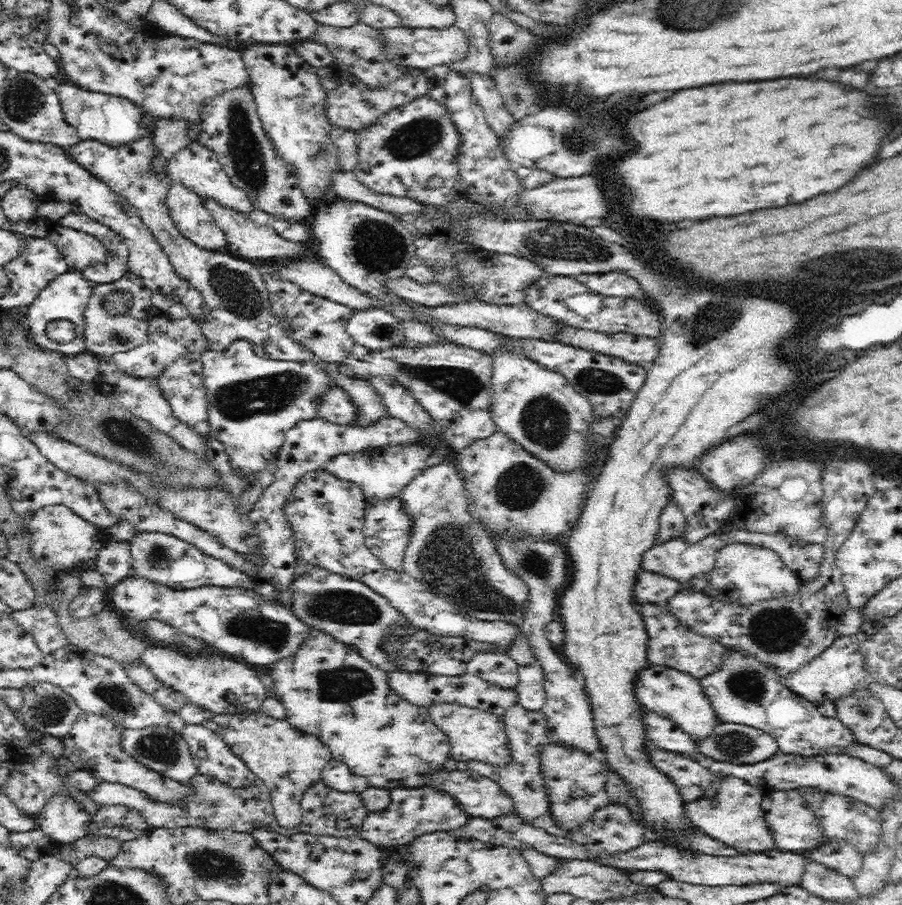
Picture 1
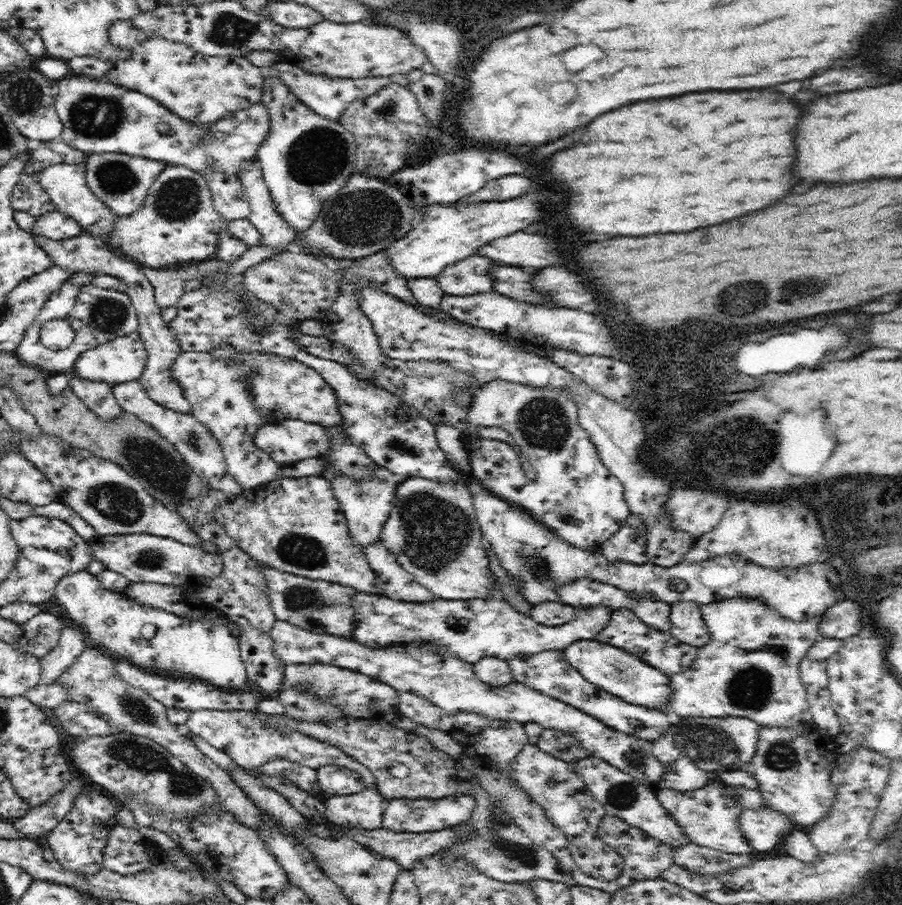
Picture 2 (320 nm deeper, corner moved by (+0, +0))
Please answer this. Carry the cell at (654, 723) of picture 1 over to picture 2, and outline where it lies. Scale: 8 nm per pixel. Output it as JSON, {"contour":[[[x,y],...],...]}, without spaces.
{"contour":[[[542,651],[532,656],[521,654],[516,658],[511,658],[509,663],[516,681],[534,687],[534,690],[539,690],[546,696],[578,707],[618,732],[634,734],[634,736],[652,743],[660,741],[662,736],[669,733],[671,724],[666,717],[666,712],[626,702],[623,698],[610,694],[601,686],[586,680],[581,671],[568,662],[565,651]]]}

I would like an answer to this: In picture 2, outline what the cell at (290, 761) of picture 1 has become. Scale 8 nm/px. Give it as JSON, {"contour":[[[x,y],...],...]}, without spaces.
{"contour":[[[196,710],[185,725],[194,734],[205,738],[212,746],[228,754],[238,766],[252,770],[270,761],[286,760],[318,770],[321,766],[336,764],[362,774],[367,786],[376,786],[375,776],[353,756],[342,752],[335,744],[304,734],[289,723],[279,724],[284,715],[269,716],[250,710]]]}

